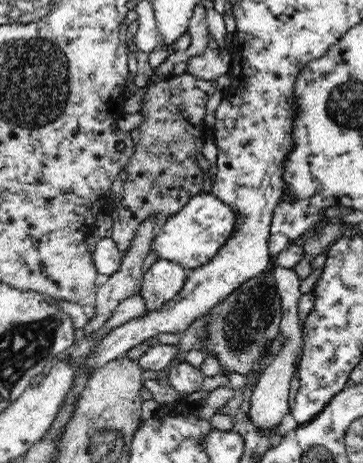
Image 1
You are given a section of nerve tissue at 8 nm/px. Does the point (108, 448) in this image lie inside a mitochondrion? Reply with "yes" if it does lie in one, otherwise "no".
yes

